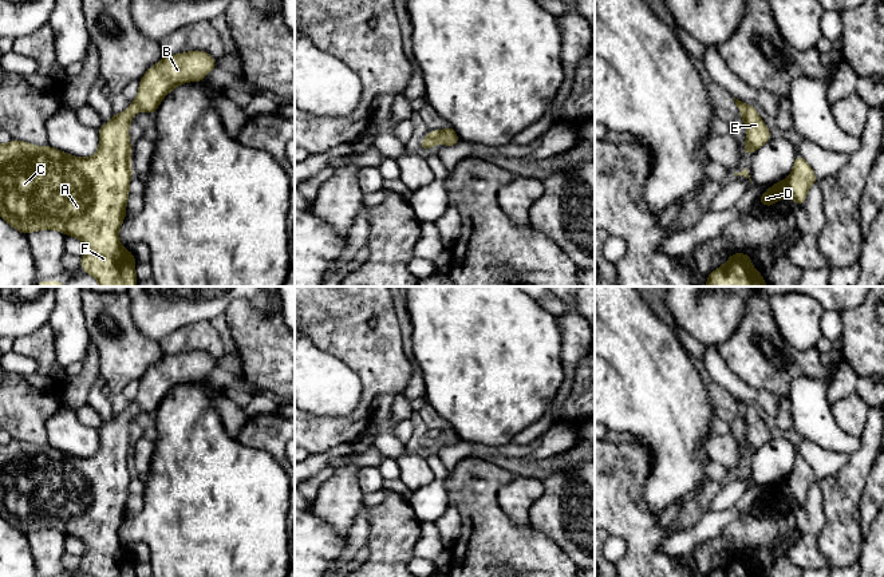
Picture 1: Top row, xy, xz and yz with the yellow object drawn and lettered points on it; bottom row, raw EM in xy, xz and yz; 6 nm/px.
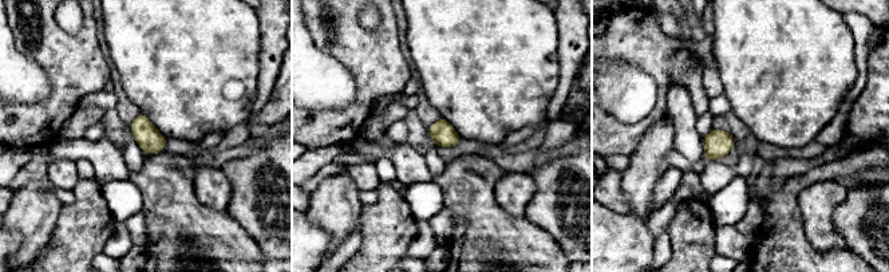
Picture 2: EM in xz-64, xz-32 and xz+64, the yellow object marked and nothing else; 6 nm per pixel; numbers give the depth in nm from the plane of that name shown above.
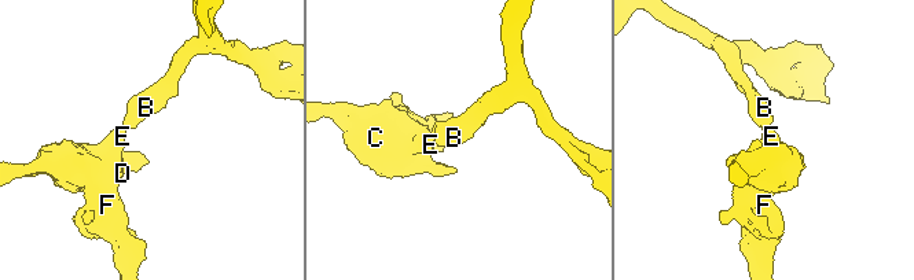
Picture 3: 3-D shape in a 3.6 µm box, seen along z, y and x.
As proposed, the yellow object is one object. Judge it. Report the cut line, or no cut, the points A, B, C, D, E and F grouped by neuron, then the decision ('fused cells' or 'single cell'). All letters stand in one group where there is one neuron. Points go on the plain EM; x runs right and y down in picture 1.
no cut | A B C D E F | single cell

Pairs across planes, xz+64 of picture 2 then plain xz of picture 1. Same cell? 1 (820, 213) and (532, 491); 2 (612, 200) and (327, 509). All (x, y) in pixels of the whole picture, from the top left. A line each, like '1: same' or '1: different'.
1: same
2: different

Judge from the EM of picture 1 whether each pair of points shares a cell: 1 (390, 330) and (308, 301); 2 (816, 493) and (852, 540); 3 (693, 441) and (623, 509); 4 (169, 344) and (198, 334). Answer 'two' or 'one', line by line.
1: one
2: two
3: two
4: one

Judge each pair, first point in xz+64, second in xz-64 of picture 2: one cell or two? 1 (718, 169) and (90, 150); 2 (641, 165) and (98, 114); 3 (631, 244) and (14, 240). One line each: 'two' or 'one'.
1: one
2: two
3: one

